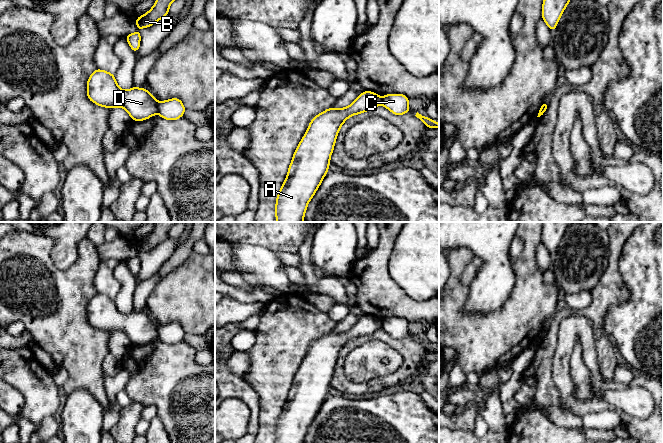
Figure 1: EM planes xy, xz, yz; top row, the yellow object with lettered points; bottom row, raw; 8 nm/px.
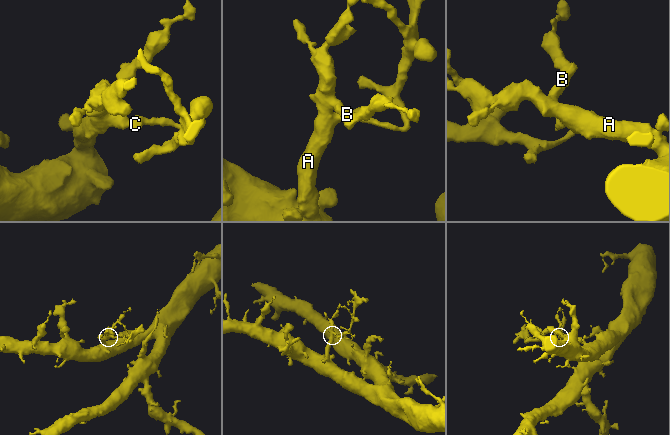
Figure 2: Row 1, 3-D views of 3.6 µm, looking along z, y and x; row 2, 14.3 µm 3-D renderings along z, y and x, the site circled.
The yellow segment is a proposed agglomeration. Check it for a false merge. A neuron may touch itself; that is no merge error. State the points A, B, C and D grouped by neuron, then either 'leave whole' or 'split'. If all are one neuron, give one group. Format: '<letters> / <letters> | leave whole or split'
A B D / C | split

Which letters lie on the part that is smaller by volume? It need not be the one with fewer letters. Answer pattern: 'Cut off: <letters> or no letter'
Cut off: C

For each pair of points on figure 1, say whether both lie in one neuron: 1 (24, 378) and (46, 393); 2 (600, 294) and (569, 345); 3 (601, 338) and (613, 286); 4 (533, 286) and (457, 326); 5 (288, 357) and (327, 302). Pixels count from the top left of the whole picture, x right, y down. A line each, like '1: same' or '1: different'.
1: same
2: different
3: same
4: same
5: different

